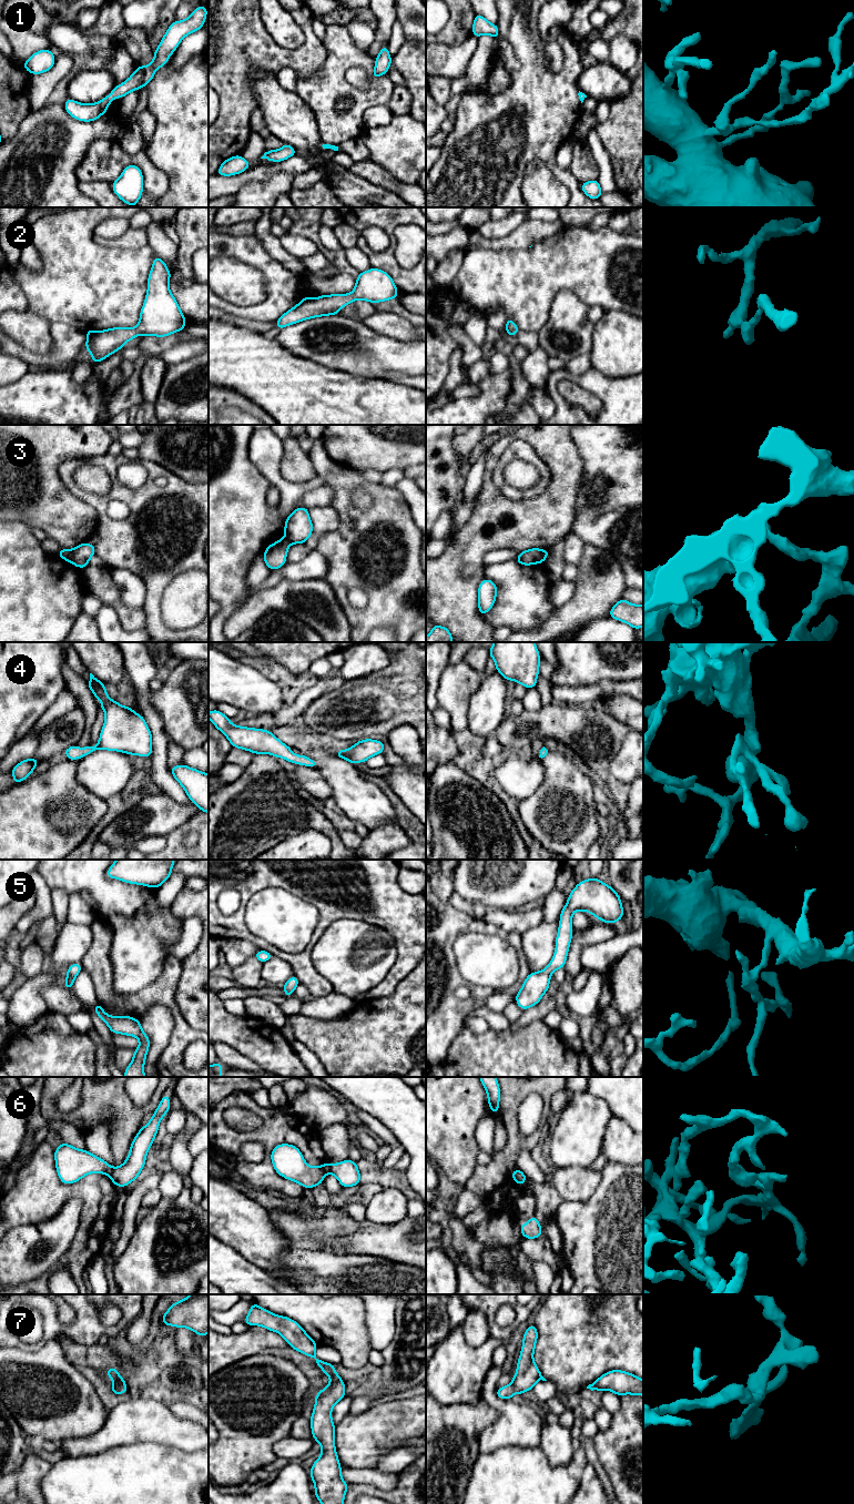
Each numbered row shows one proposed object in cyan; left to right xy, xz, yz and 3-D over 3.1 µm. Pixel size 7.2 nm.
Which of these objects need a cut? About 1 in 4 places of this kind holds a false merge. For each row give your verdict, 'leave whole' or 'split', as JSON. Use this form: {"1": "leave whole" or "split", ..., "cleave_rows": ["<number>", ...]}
{"1": "leave whole", "2": "leave whole", "3": "split", "4": "leave whole", "5": "leave whole", "6": "split", "7": "leave whole", "cleave_rows": ["3", "6"]}

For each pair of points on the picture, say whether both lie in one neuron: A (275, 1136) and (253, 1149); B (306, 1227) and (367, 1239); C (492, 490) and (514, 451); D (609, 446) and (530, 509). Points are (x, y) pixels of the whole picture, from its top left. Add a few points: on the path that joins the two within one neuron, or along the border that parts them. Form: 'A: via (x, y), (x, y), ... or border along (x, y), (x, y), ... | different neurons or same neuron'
A: border along (264, 1147), (258, 1161), (239, 1157) | different neurons
B: via (322, 1230), (336, 1230), (352, 1237) | same neuron
C: border along (498, 459), (492, 481), (507, 497), (518, 499) | different neurons
D: border along (573, 441), (582, 460), (583, 474) | different neurons

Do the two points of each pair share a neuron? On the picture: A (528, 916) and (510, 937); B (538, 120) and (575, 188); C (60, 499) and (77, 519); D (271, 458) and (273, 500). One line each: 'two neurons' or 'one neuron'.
A: two neurons
B: one neuron
C: one neuron
D: two neurons

